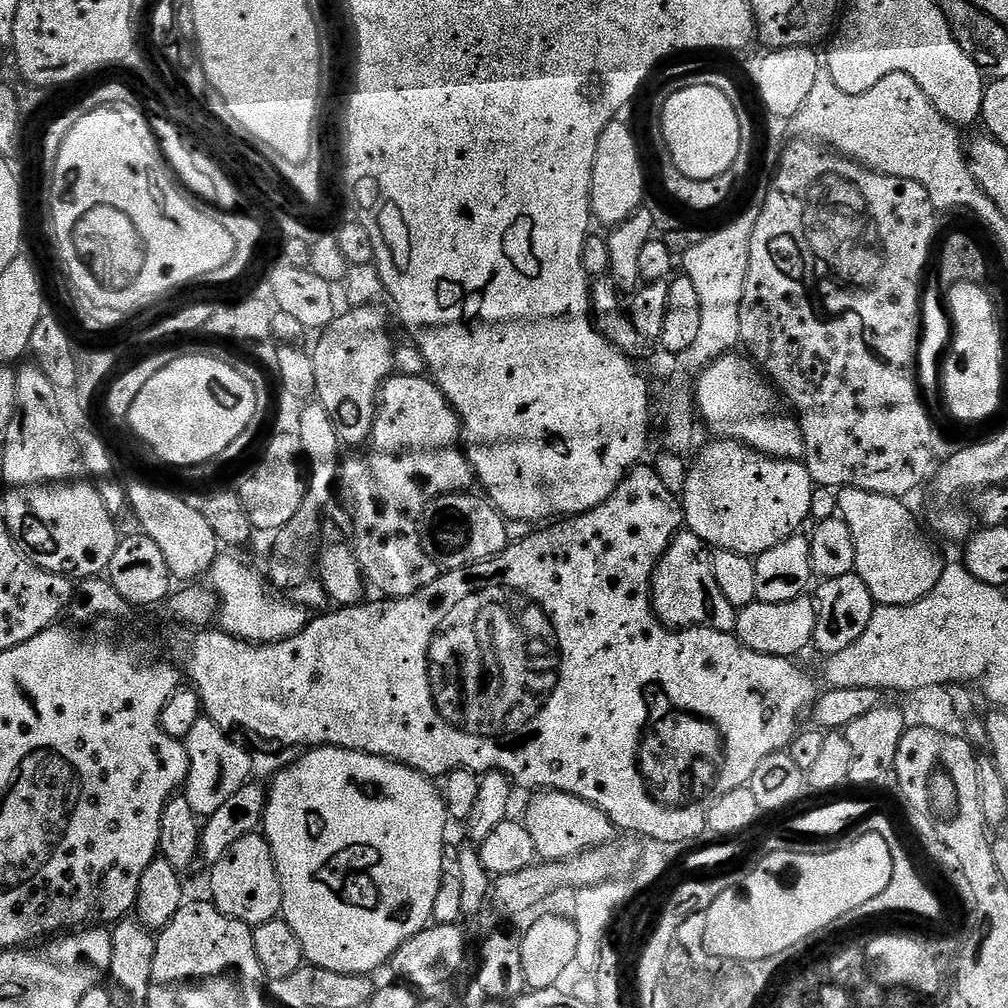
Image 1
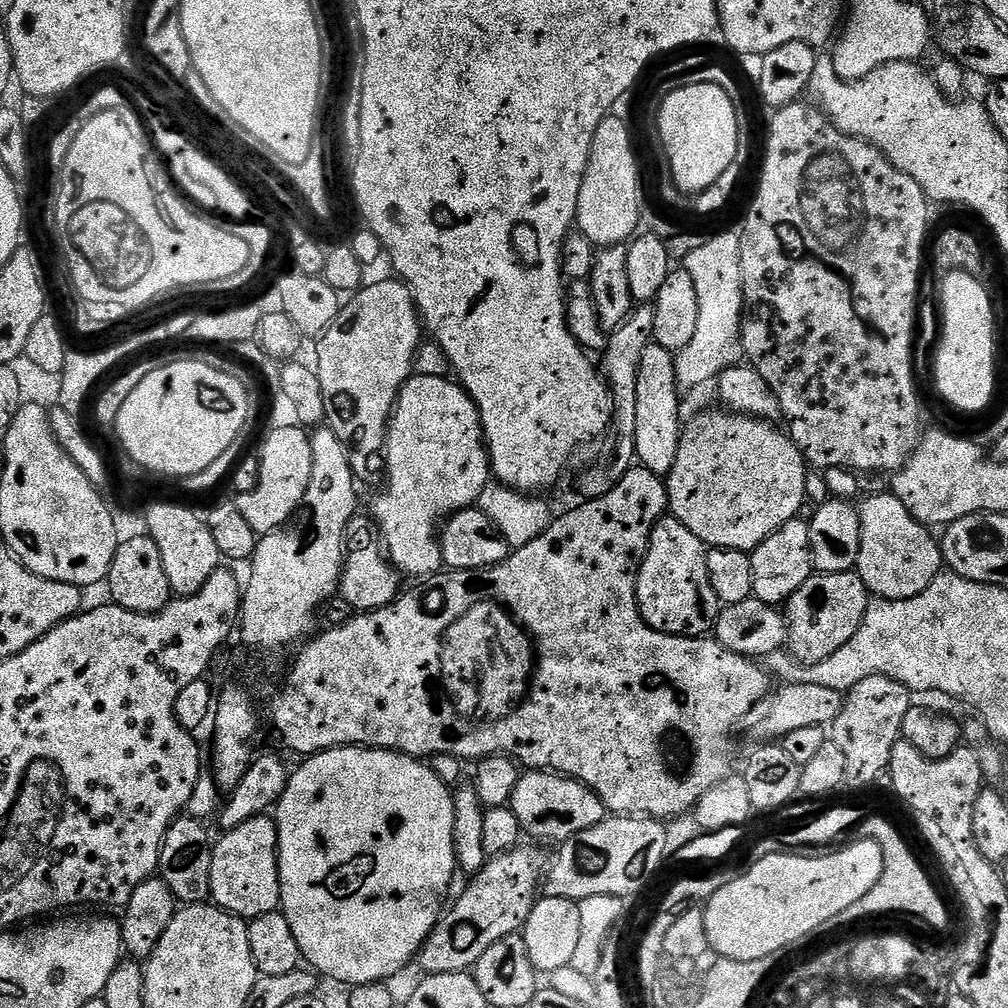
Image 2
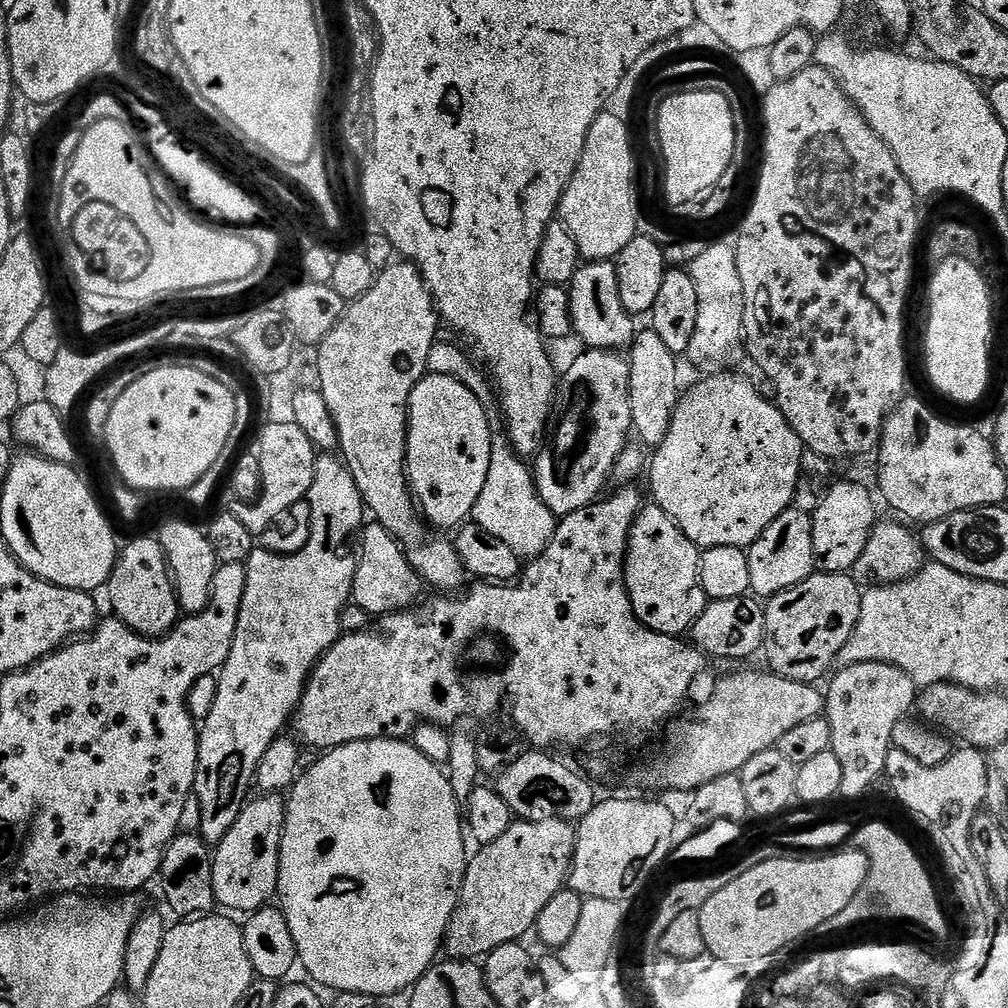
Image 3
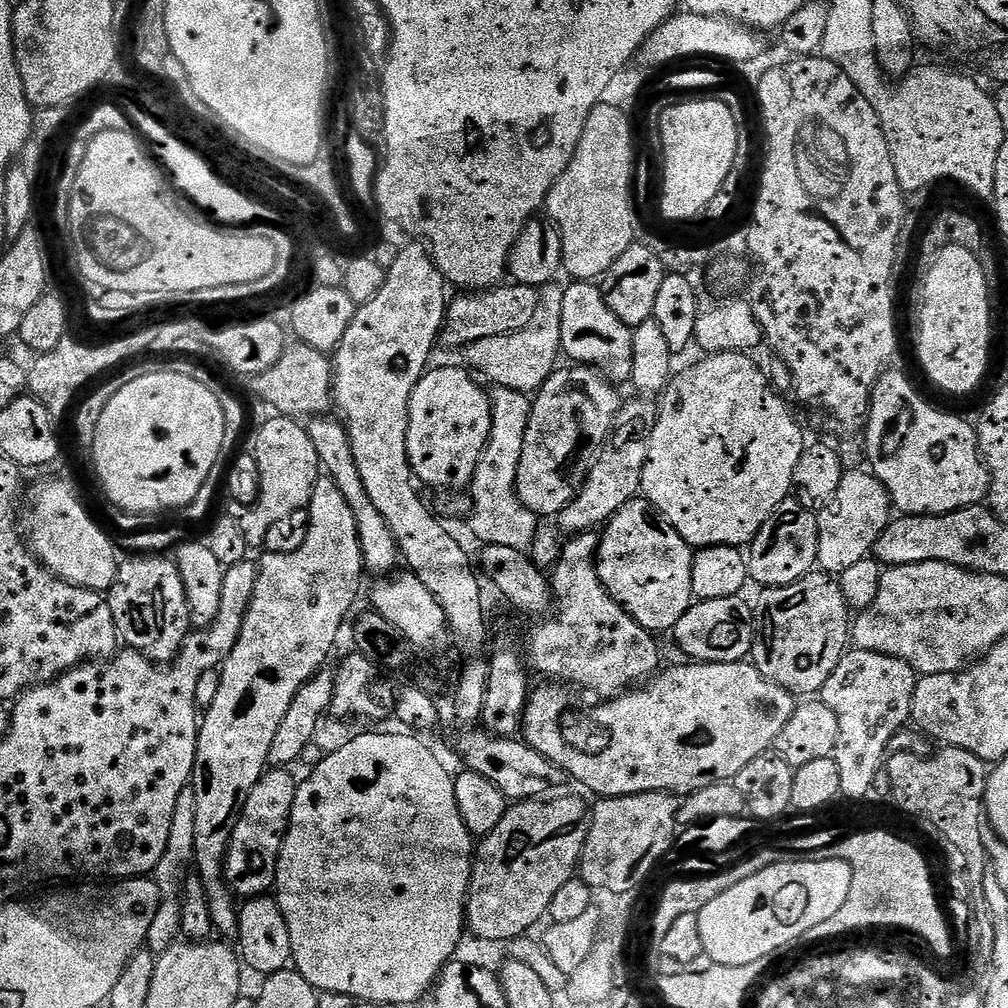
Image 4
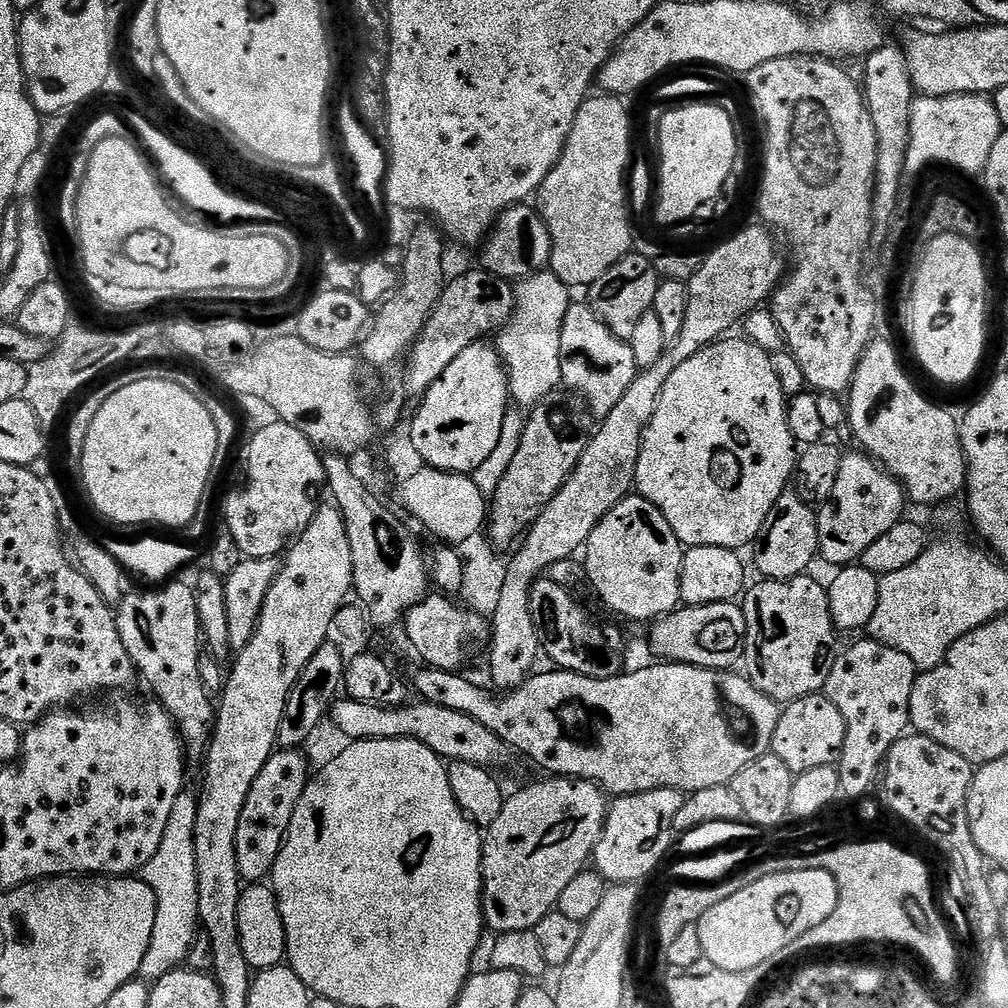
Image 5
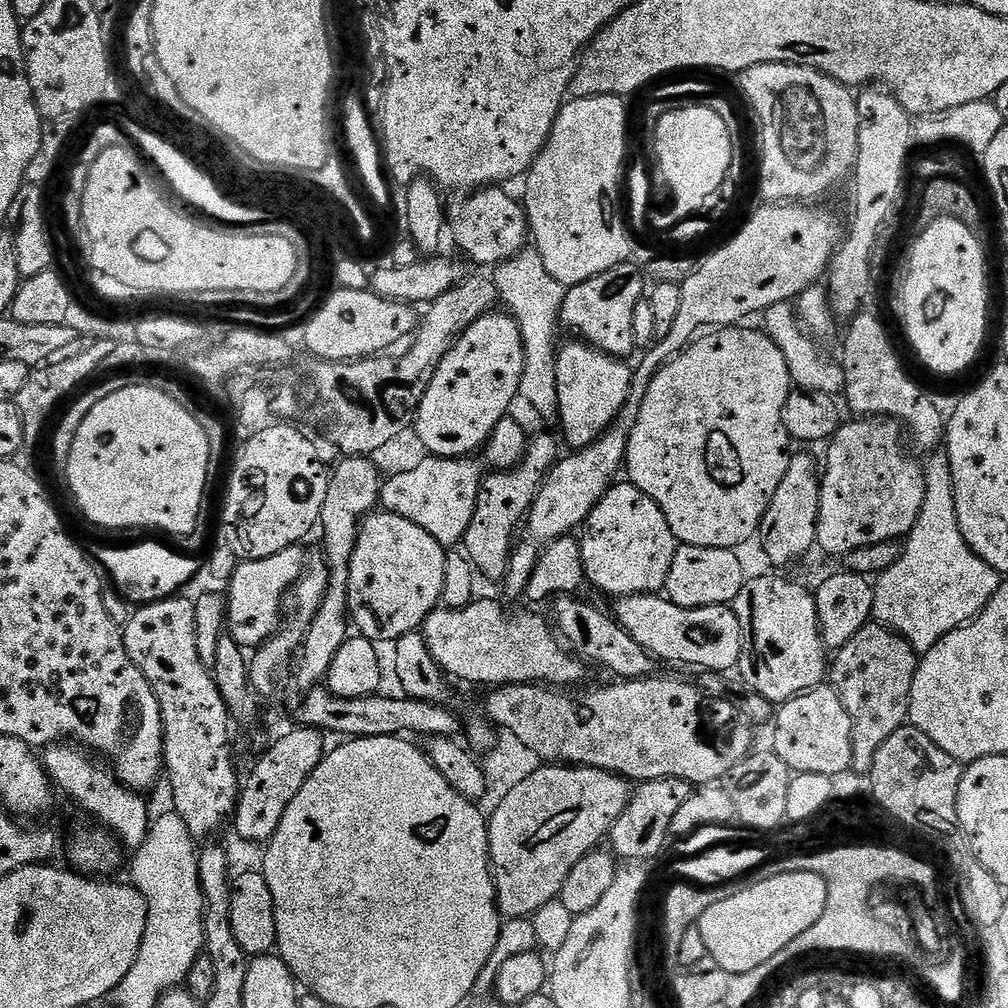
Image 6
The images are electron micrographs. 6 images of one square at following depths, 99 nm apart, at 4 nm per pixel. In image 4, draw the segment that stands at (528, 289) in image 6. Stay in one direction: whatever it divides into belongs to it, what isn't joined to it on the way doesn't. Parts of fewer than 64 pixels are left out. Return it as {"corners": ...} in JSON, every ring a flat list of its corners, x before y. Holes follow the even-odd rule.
{"corners":[[559,283,545,284,539,289,540,301,534,314,534,322,520,332,511,332,508,336,482,338,473,344,467,344,462,350,463,363,477,377,483,378,489,385,506,387,508,390,527,394,539,392,540,387,550,379,558,367,562,349,562,298,564,288]]}

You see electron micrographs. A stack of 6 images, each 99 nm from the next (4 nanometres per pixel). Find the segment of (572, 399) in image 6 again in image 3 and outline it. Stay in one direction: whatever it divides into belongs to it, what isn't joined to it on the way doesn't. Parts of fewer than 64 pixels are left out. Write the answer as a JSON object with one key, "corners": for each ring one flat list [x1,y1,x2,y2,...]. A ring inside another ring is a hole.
{"corners":[[593,260,581,263,568,288,568,301,572,310,572,329,588,348,624,350,635,340,637,321,622,306,622,294,618,294,616,266,612,260]]}

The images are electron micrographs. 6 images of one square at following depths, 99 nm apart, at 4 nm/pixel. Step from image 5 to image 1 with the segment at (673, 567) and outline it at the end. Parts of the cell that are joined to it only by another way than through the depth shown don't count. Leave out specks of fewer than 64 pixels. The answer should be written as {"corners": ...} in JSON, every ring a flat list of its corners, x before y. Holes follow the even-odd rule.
{"corners":[[677,532,652,575,652,605,656,616,673,630,713,628,735,633,738,609,726,600,718,581,714,579,713,549,698,534]]}

